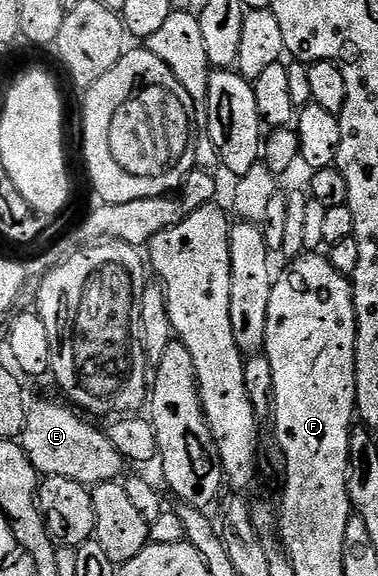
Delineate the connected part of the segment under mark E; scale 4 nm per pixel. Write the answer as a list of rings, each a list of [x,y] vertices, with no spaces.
[[[52,400],[36,405],[33,403],[29,407],[22,437],[22,447],[28,461],[41,477],[70,478],[85,486],[117,479],[121,475],[119,472],[126,467],[126,461],[110,442],[107,431],[100,429],[99,432],[94,425],[83,420],[85,417],[79,411],[68,408]]]

